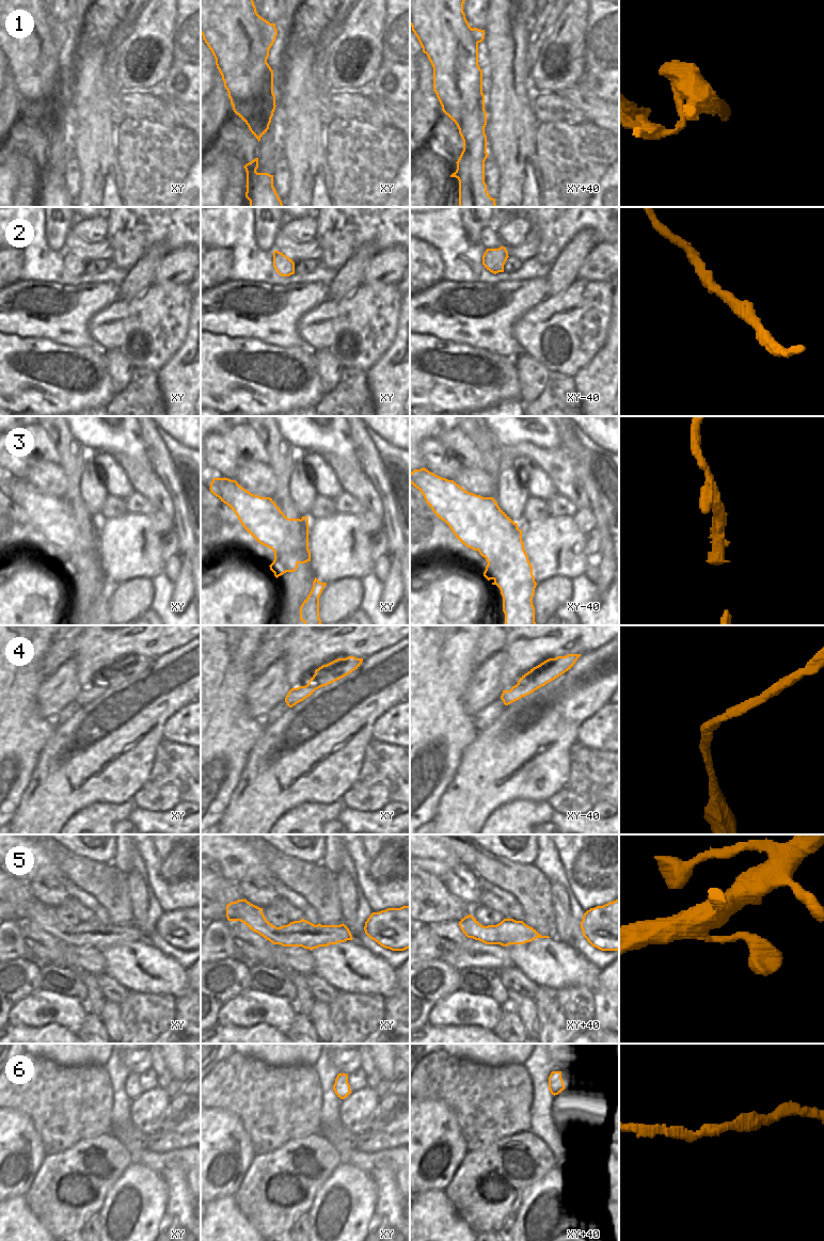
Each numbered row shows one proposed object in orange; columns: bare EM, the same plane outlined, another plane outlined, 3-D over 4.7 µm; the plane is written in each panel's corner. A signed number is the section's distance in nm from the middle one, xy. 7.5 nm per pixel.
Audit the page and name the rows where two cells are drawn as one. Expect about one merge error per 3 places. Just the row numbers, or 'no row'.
1

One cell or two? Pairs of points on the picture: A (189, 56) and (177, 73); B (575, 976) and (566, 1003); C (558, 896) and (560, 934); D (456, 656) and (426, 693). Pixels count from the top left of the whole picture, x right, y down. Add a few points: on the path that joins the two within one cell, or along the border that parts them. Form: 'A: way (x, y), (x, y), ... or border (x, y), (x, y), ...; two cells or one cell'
A: border (173, 61), (184, 61), (189, 64); two cells
B: border (547, 986), (552, 988), (586, 987), (592, 991); two cells
C: way (560, 906), (560, 924); one cell
D: way (447, 665), (428, 684); one cell

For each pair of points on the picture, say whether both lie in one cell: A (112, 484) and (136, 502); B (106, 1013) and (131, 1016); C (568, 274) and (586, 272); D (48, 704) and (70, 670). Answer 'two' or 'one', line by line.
A: two
B: two
C: two
D: one

